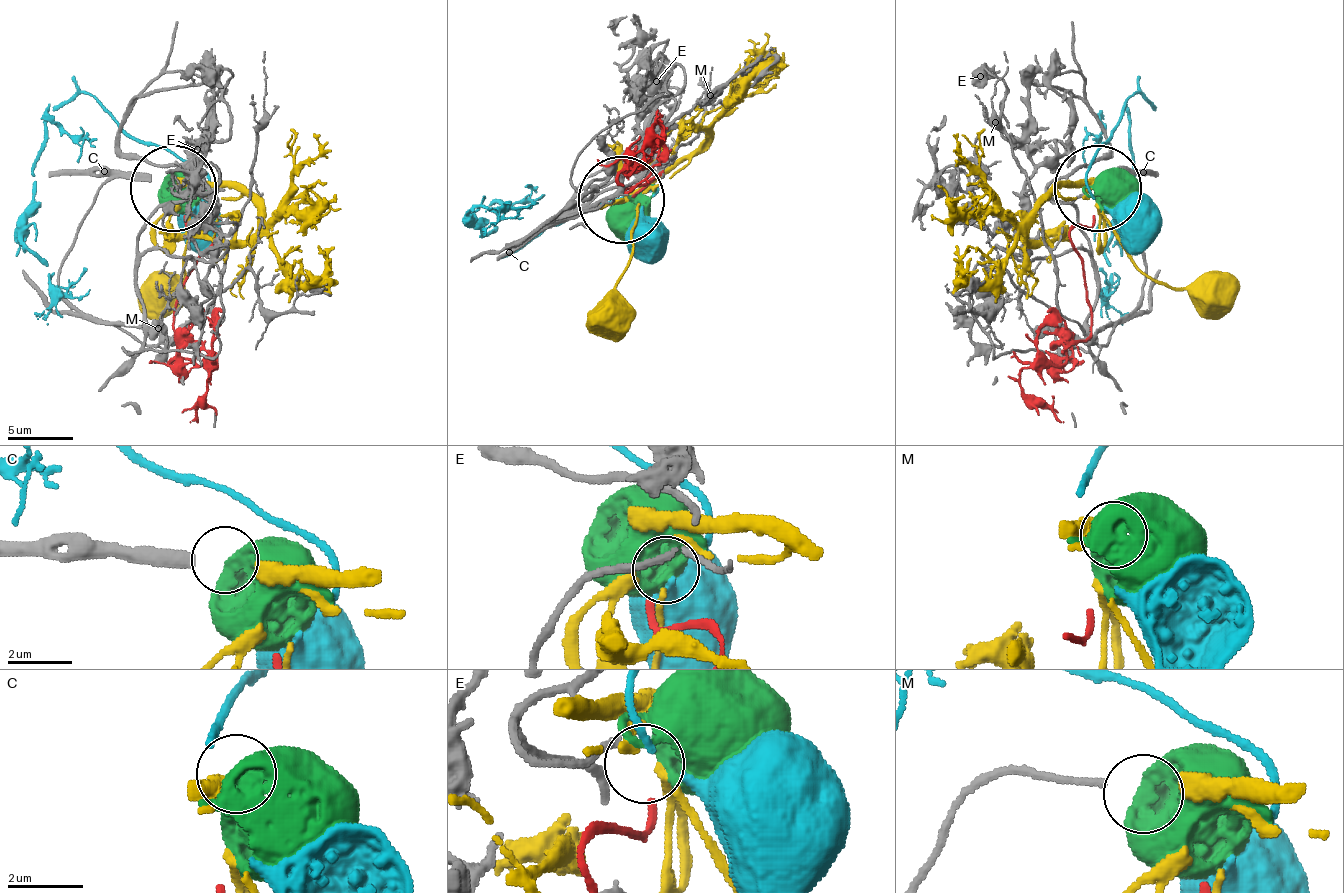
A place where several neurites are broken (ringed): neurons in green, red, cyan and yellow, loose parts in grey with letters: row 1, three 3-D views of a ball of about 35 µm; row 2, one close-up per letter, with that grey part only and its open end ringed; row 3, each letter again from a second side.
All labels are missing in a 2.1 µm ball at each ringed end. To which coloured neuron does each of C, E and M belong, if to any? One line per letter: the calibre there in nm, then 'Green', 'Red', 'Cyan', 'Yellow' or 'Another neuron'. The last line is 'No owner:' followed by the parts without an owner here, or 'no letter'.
C: Thickness 400 nm. Yellow
E: Thickness 170 nm. Red
M: Thickness 170 nm. Green
No owner: no letter

